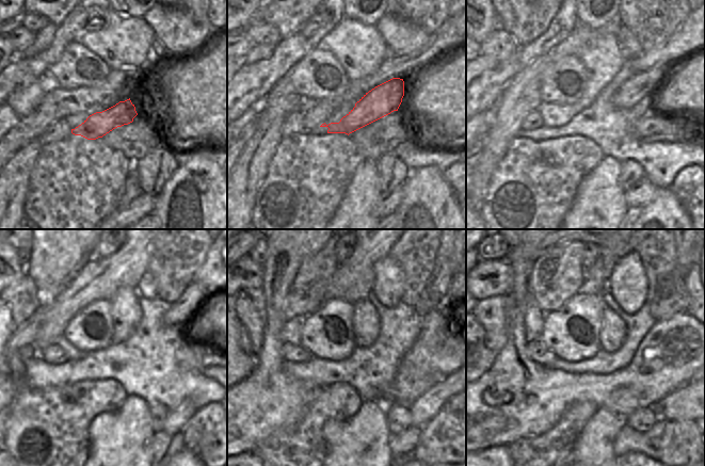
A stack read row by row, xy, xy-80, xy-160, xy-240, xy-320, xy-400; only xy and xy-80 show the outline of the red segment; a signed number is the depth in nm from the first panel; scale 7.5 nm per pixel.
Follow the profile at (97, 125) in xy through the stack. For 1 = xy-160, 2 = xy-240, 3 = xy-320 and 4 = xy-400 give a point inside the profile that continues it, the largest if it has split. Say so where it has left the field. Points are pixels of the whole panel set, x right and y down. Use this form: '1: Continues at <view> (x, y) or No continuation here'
1: Continues at xy-160 (642, 84)
2: Continues at xy-240 (177, 316)
3: Continues at xy-320 (432, 296)
4: Continues at xy-400 (683, 251).

